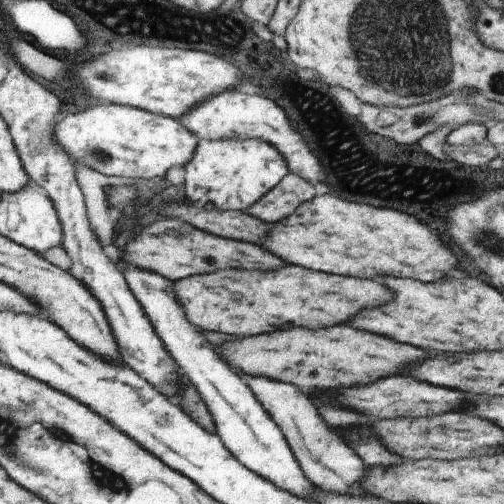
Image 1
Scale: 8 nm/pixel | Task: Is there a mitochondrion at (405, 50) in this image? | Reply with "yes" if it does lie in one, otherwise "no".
yes

